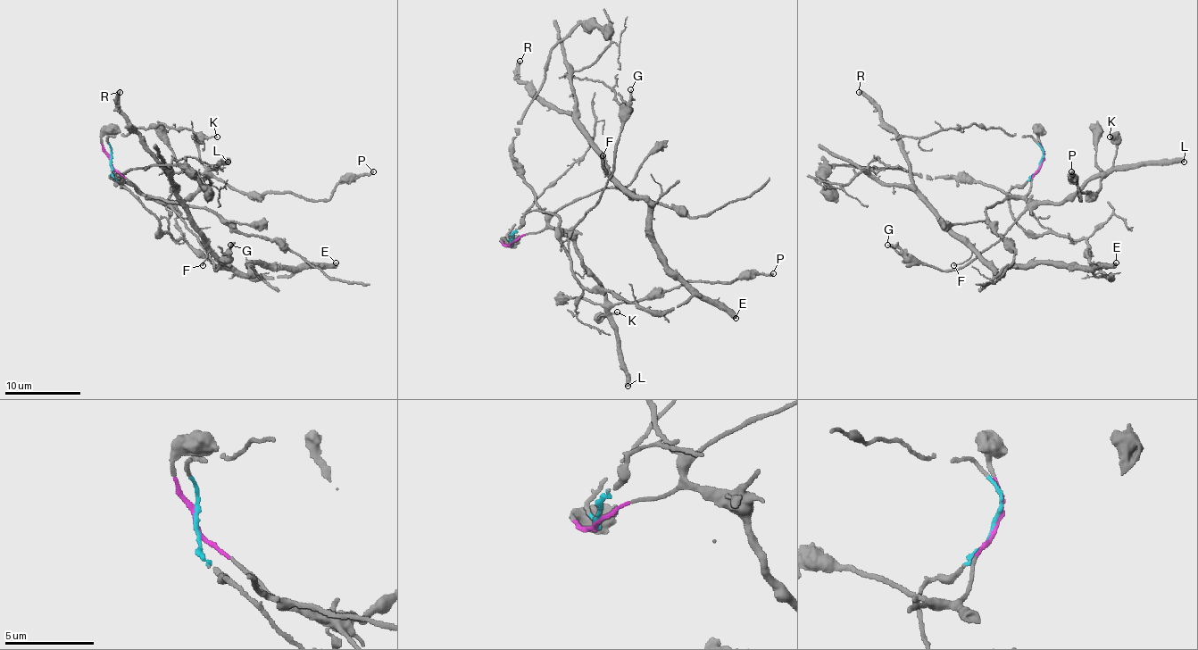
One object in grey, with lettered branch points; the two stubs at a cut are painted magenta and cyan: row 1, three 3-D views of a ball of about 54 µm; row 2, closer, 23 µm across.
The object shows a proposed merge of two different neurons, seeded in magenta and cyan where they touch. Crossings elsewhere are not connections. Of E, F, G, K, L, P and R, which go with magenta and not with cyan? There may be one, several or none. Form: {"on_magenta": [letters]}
{"on_magenta": ["G", "K", "L", "P"]}

